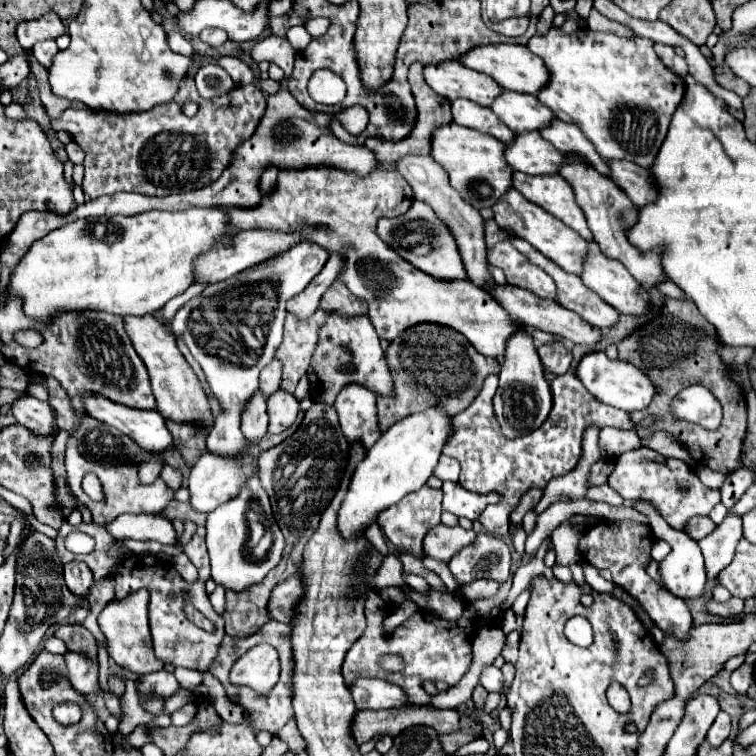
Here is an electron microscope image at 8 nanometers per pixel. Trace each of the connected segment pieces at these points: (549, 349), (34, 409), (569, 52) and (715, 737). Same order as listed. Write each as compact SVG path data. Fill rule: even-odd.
M547 343L537 349L541 363L545 371L551 371L555 375L563 375L569 371L571 365L571 351L563 343Z
M27 391L19 393L19 397L11 405L11 413L19 425L31 429L35 435L49 435L53 433L53 409L49 403L35 399Z
M553 25L545 35L533 35L527 47L539 55L549 69L547 85L535 95L541 105L549 107L557 119L575 123L603 159L627 159L641 167L653 163L671 117L683 99L685 81L661 63L651 39L639 35L629 39L615 33L595 33L591 29L577 29L577 33L567 35L561 27Z
M721 711L715 719L715 723L711 725L711 729L707 733L707 739L709 739L711 745L719 747L729 737L729 733L731 733L731 717L725 711Z

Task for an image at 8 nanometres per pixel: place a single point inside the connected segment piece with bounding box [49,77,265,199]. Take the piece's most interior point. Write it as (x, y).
(161, 152)

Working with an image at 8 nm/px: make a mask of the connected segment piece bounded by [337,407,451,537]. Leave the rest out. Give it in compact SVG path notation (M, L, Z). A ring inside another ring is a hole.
M429 407L391 425L367 451L365 459L355 467L349 491L339 509L337 521L341 535L353 537L355 533L367 529L367 525L375 521L383 509L395 505L407 493L421 489L437 467L437 461L451 433L449 429L451 417L441 407Z

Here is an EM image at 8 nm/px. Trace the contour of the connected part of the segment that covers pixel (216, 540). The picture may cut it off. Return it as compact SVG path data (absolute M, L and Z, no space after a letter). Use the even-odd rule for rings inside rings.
M251 475L241 487L239 495L207 515L207 549L211 557L211 577L225 589L241 591L259 583L269 569L277 565L285 547L283 533L279 531L269 495L263 489L259 475Z

